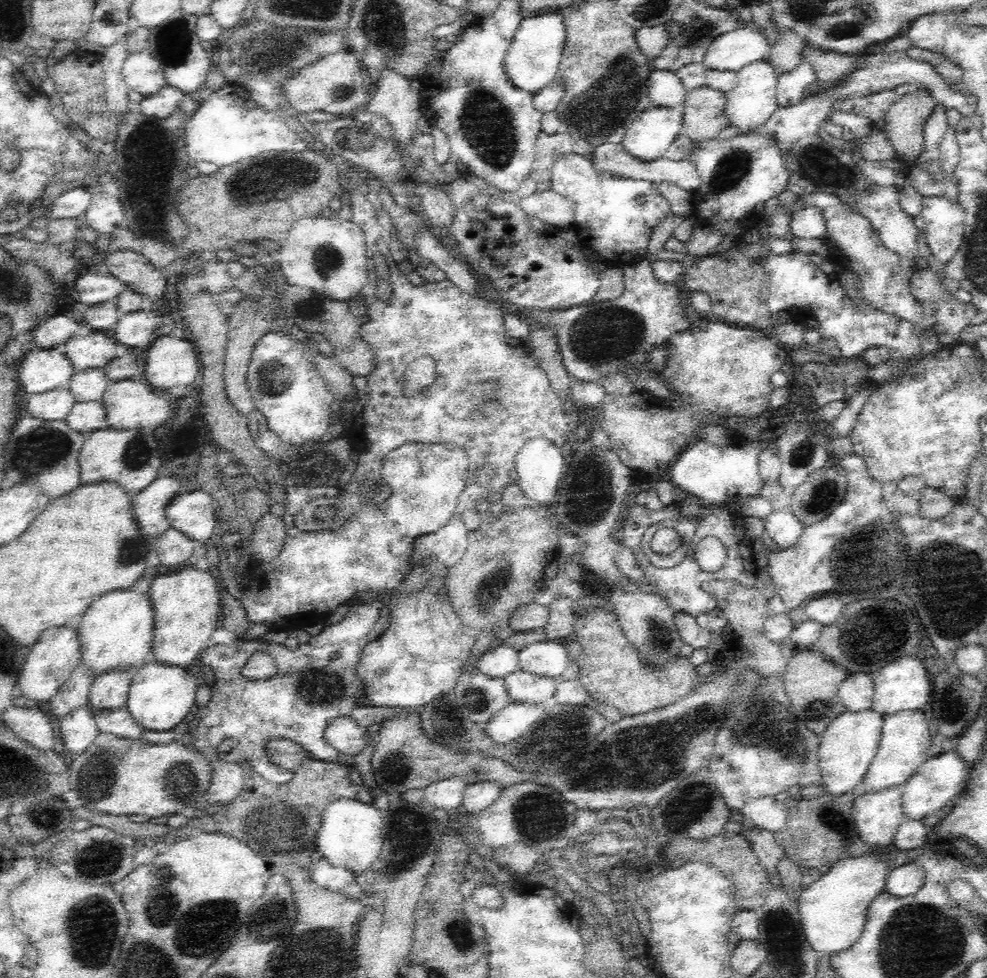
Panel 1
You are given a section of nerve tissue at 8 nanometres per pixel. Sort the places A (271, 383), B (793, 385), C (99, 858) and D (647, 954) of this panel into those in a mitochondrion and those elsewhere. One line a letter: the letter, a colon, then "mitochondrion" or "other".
A: mitochondrion
B: other
C: mitochondrion
D: other

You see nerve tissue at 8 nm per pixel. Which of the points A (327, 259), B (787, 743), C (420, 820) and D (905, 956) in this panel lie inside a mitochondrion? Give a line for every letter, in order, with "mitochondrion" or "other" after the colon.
A: mitochondrion
B: mitochondrion
C: other
D: mitochondrion

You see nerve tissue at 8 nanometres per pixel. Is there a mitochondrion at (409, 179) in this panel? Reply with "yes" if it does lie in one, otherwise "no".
no

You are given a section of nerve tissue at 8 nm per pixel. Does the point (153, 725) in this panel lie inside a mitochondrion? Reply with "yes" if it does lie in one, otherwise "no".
no

